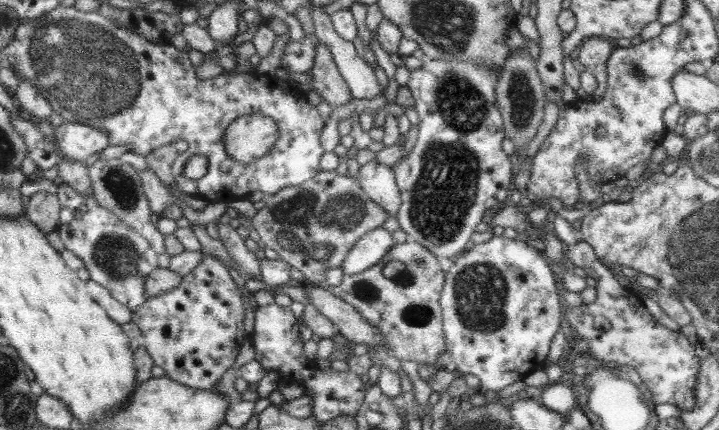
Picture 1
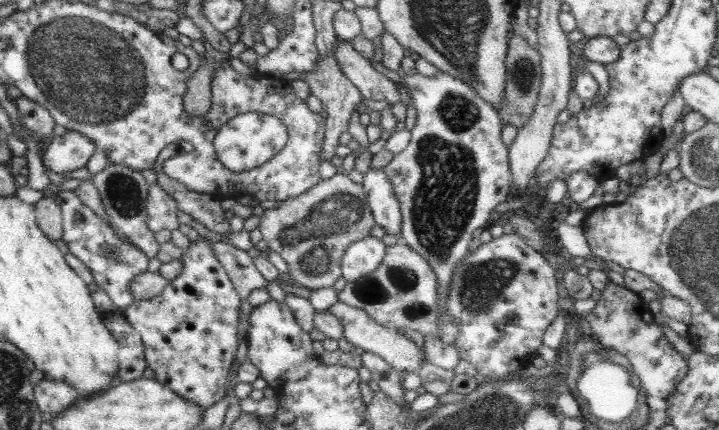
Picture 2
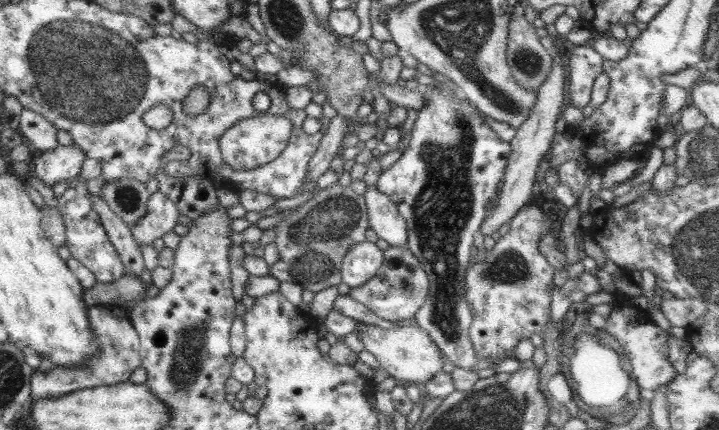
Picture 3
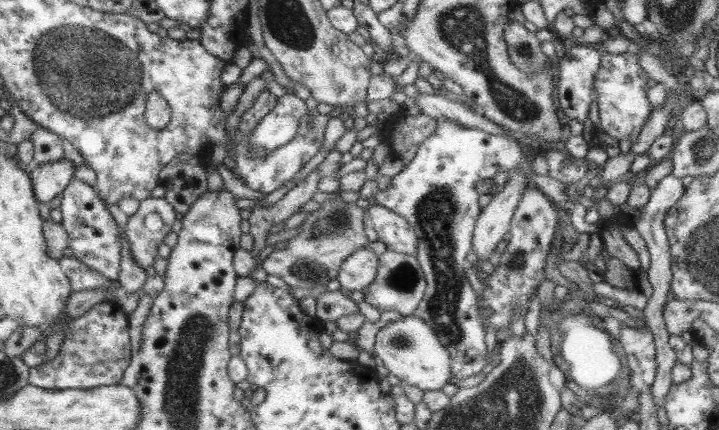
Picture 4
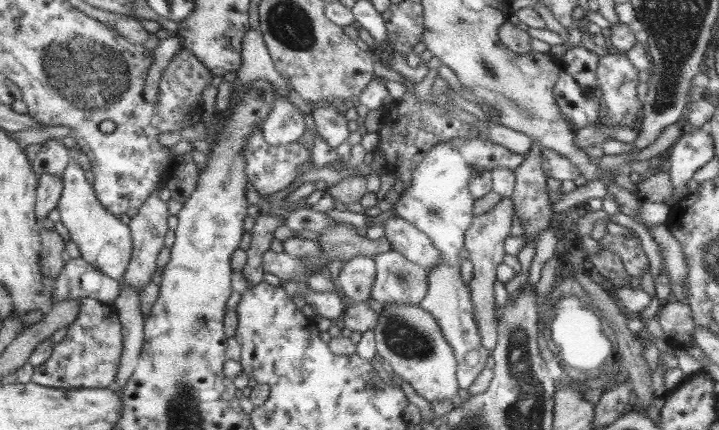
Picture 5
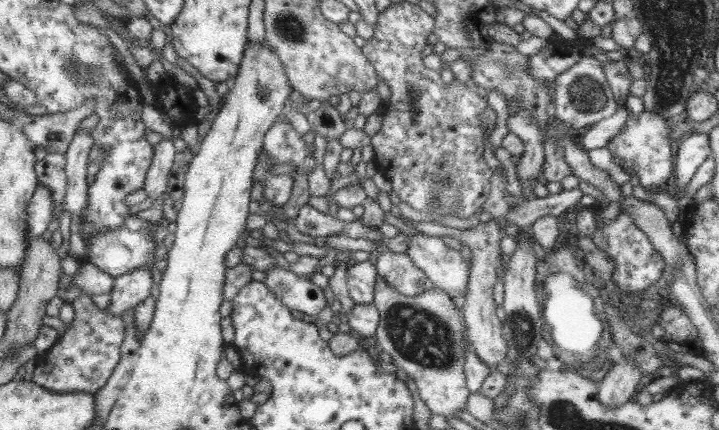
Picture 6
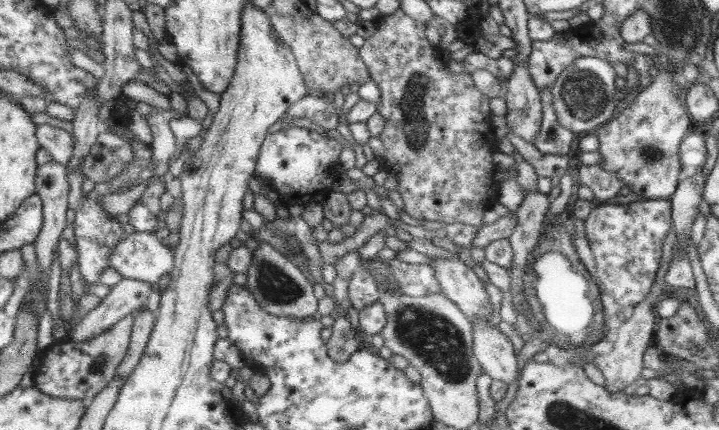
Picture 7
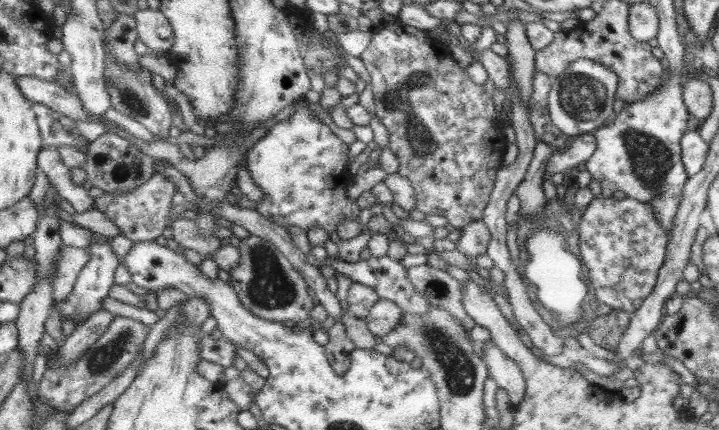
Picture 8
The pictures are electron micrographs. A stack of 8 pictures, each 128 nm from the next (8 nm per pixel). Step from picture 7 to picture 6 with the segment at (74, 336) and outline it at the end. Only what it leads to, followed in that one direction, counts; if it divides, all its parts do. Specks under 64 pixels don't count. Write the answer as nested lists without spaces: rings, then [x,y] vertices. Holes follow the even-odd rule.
[[[142,267],[115,278],[110,292],[110,306],[106,312],[114,316],[122,316],[133,310],[140,302],[151,296],[153,278],[150,267]]]

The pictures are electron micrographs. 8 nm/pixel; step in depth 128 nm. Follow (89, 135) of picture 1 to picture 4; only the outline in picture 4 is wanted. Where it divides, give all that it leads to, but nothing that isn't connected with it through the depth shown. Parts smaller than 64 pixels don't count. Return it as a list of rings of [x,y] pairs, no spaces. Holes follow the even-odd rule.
[[[64,156],[56,162],[34,164],[34,169],[29,175],[37,202],[48,204],[59,196],[74,177],[75,171],[75,164]]]

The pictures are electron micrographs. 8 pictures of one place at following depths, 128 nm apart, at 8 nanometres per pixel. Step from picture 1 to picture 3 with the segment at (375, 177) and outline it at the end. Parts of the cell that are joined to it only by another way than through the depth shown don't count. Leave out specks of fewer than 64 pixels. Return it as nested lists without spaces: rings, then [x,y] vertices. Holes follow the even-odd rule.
[[[375,184],[367,187],[364,197],[369,228],[378,235],[378,239],[386,241],[390,247],[406,246],[408,234],[405,218],[389,196],[382,194]]]

